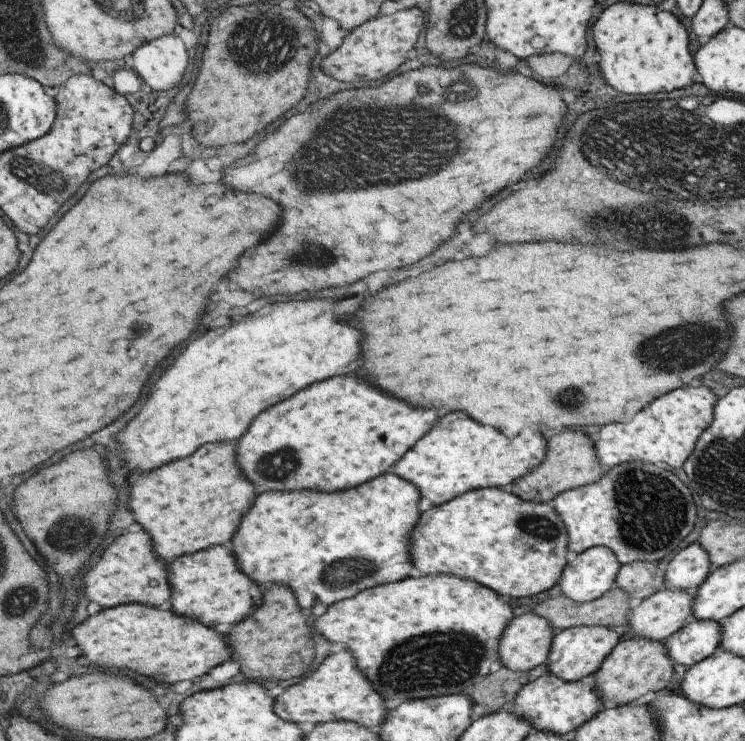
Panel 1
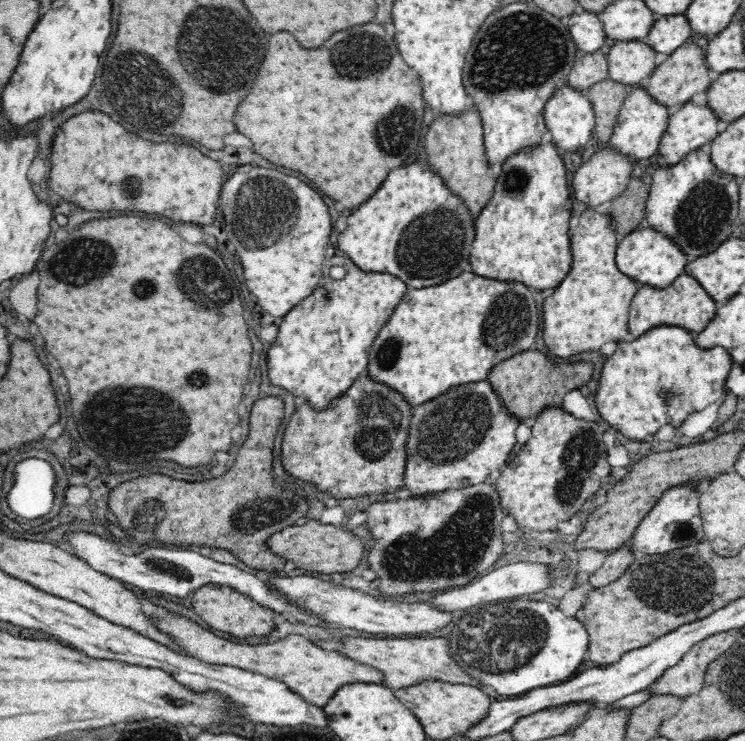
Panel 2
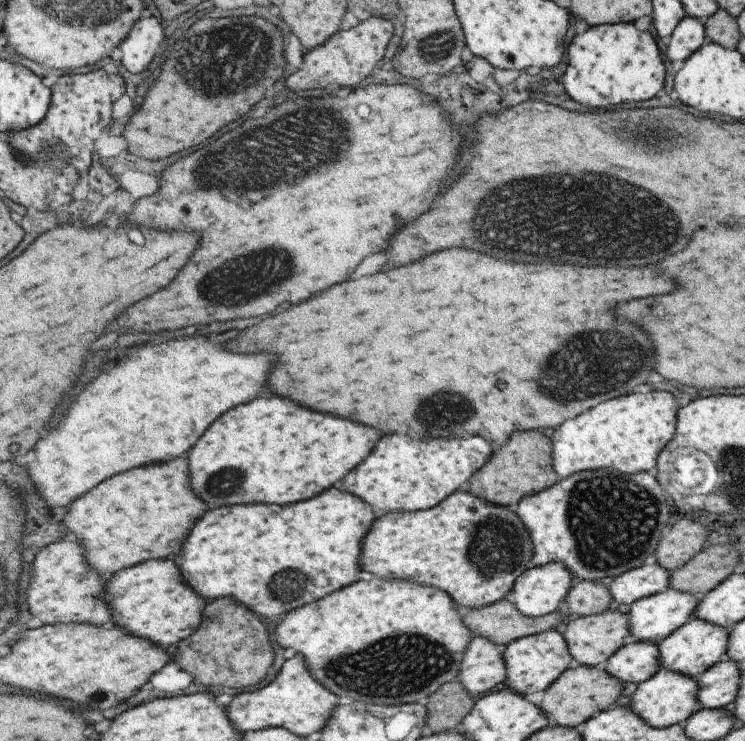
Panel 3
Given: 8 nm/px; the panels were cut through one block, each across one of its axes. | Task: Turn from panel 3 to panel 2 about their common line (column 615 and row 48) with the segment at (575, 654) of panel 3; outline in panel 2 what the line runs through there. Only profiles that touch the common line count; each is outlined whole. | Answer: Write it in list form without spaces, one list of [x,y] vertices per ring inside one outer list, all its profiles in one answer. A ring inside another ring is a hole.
[[[644,40],[610,43],[606,48],[607,73],[610,80],[627,88],[641,86],[654,72],[656,54]]]

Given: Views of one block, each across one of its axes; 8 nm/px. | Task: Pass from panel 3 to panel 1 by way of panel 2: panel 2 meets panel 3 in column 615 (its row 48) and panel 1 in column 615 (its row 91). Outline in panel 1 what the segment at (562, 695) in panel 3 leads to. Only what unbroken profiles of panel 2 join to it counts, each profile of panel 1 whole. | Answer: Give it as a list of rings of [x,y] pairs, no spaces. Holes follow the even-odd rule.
[[[623,636],[610,656],[594,672],[595,687],[602,701],[611,700],[616,706],[631,704],[647,692],[655,692],[665,687],[675,677],[673,660],[667,656],[662,642],[647,640],[639,636]]]

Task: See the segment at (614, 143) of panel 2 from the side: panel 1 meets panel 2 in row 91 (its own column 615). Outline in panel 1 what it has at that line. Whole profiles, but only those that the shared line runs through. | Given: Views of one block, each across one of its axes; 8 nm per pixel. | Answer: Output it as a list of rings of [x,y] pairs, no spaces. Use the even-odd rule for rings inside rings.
[[[577,626],[556,634],[554,649],[551,650],[547,662],[549,671],[565,682],[581,681],[583,677],[591,676],[610,656],[623,635],[616,628],[605,626]]]

